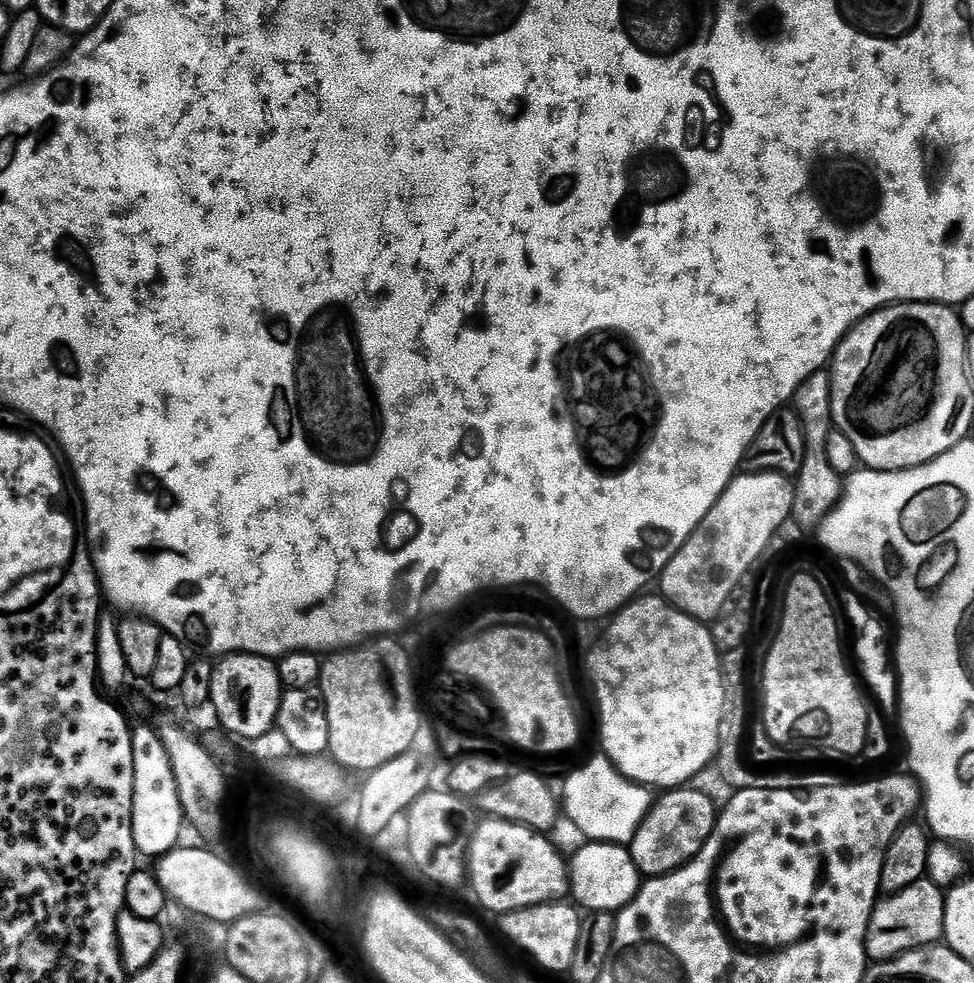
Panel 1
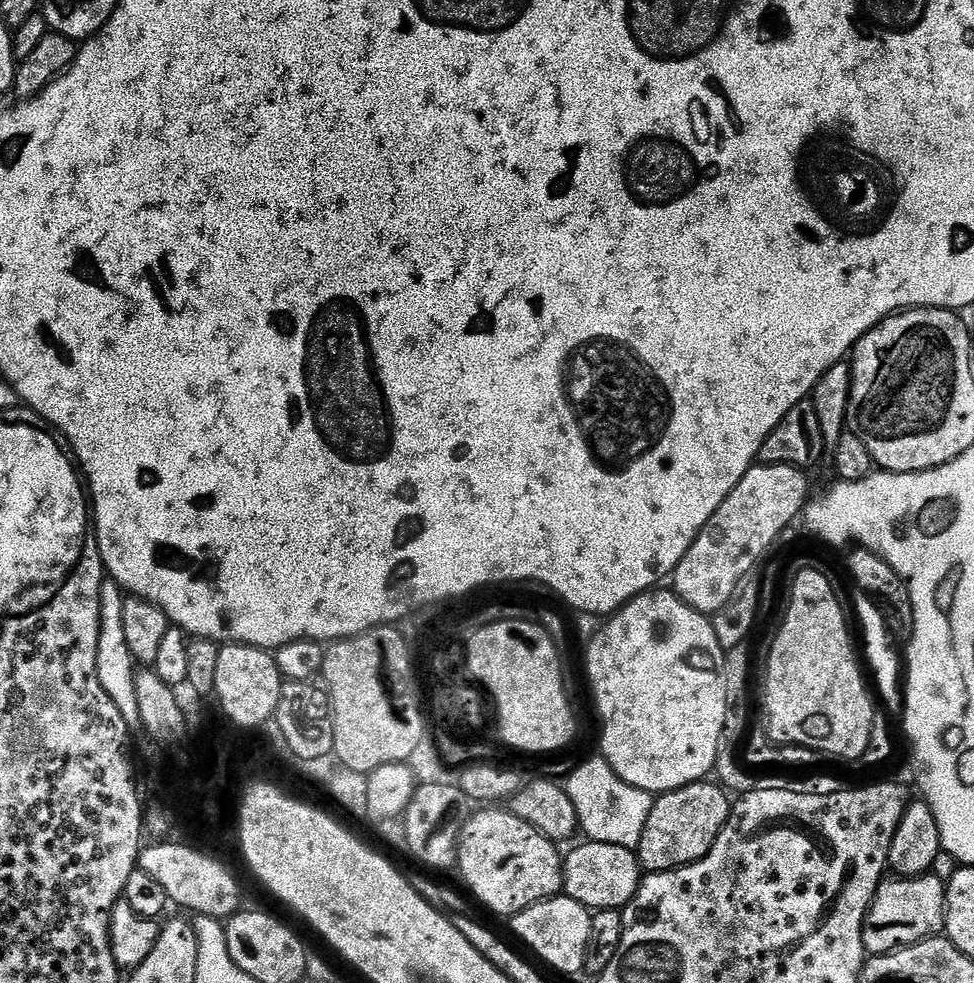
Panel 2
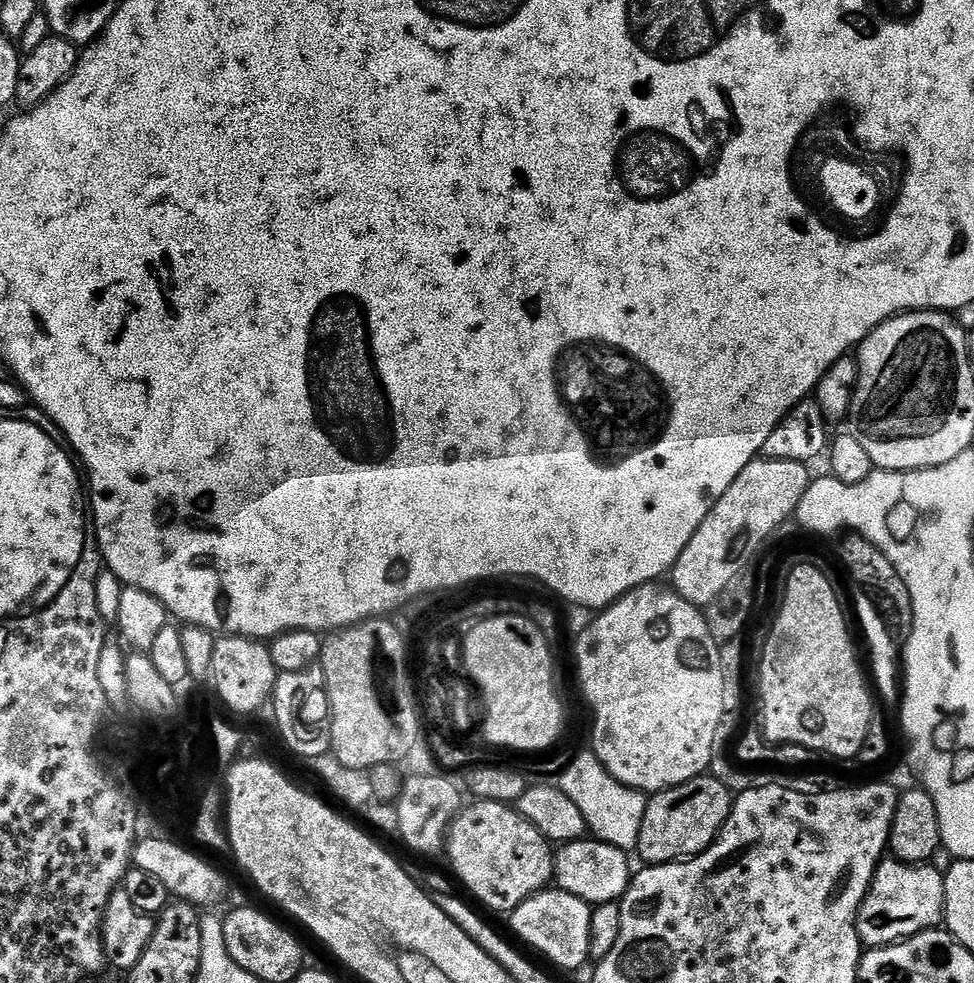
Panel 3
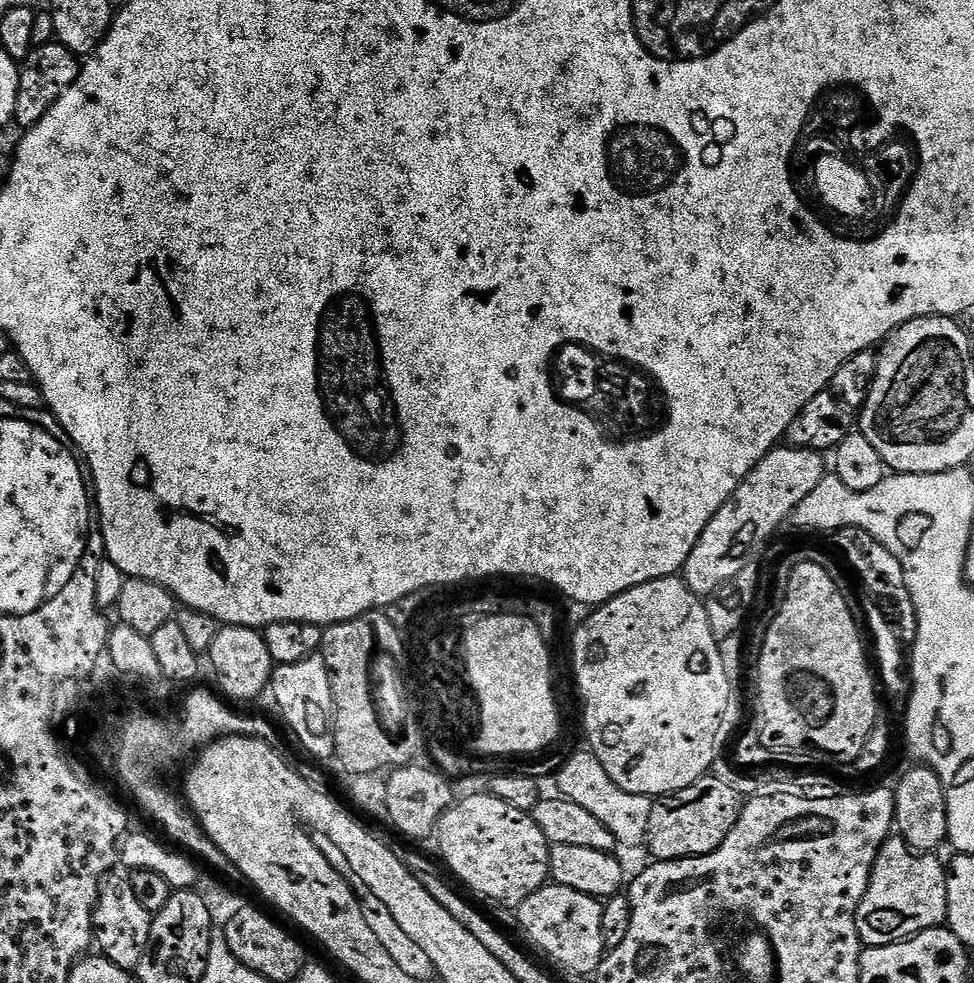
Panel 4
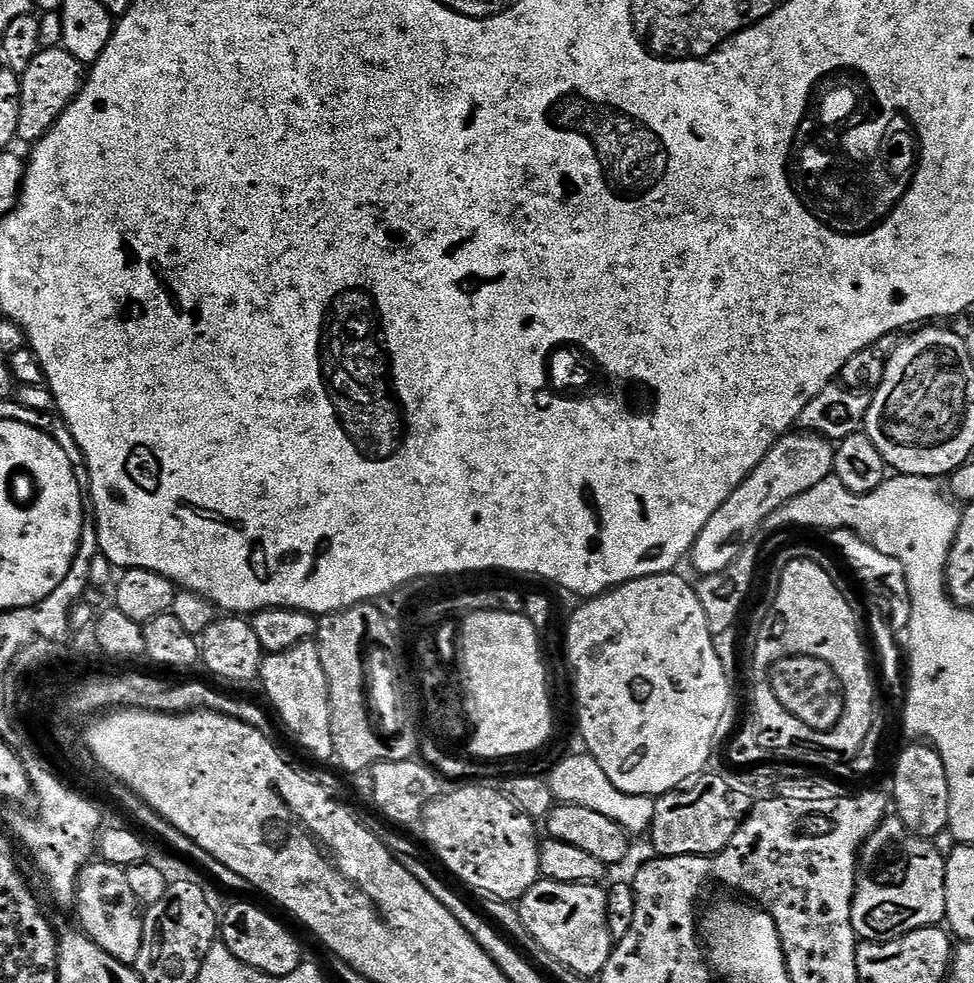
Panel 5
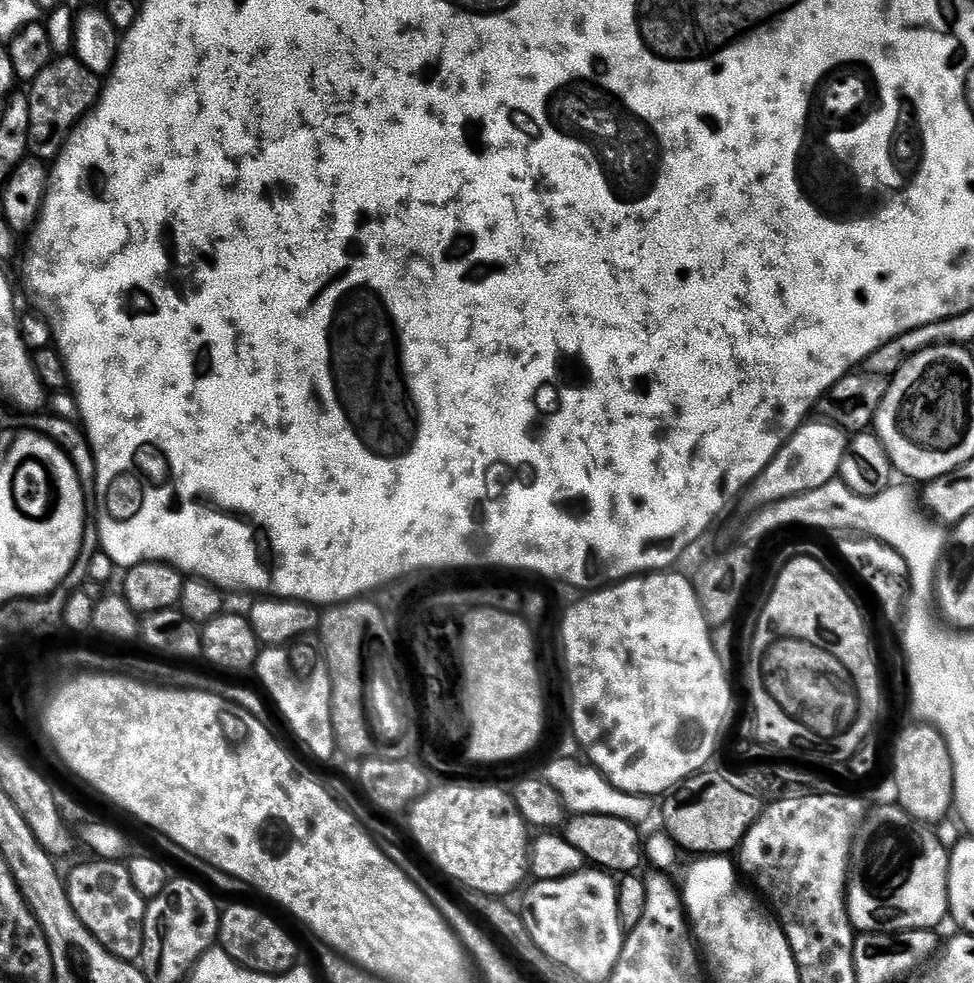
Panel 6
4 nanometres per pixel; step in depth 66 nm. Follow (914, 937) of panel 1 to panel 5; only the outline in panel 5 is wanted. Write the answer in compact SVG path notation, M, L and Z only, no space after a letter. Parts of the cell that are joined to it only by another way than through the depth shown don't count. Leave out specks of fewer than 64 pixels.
M885 818L860 849L856 897L852 903L852 925L864 942L897 940L919 928L934 928L945 923L946 858L931 839L916 836L898 818Z

